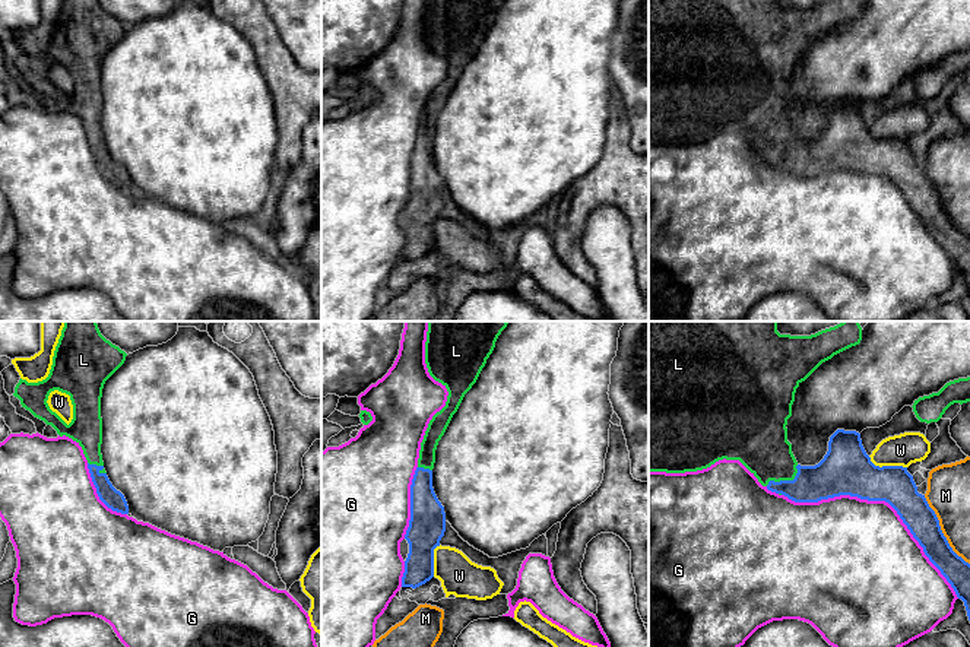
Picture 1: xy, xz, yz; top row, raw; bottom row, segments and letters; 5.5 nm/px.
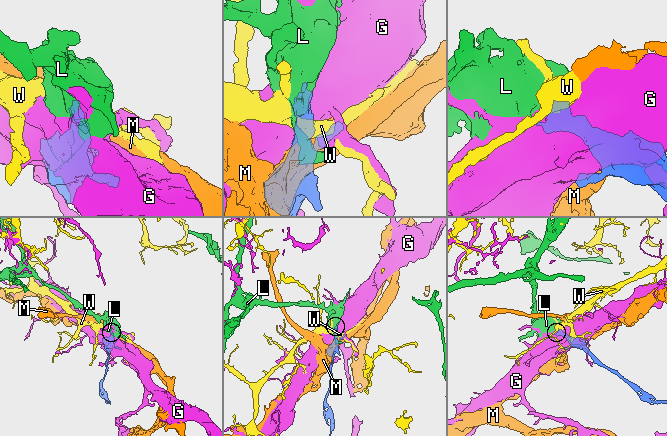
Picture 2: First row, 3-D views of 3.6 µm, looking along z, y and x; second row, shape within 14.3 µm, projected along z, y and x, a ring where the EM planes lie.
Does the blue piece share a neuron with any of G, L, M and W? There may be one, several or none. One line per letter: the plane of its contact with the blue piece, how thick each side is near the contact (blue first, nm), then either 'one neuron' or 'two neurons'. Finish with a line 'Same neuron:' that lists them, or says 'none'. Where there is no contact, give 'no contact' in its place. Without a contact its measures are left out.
G: meets blue in yz; 280 nm thick on the blue side, 460 nm on the other; two neurons
L: meets blue in yz; 220 nm thick on the blue side, 300 nm on the other; one neuron
M: meets blue in yz; 170 nm thick on the blue side, 240 nm on the other; two neurons
W: meets blue in yz; 280 nm thick on the blue side, 180 nm on the other; two neurons
Same neuron: L

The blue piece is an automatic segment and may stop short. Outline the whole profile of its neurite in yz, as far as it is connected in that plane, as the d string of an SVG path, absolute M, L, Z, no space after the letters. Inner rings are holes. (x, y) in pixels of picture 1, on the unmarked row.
M649 0L649 145L697 145L723 131L739 133L763 159L795 175L818 175L840 168L885 174L964 275L970 294L970 237L950 219L935 184L917 165L907 140L875 139L856 104L837 102L830 110L827 127L815 139L801 139L792 126L786 98L796 61L822 35L860 13L862 0L830 0L811 9L780 7L777 0Z

